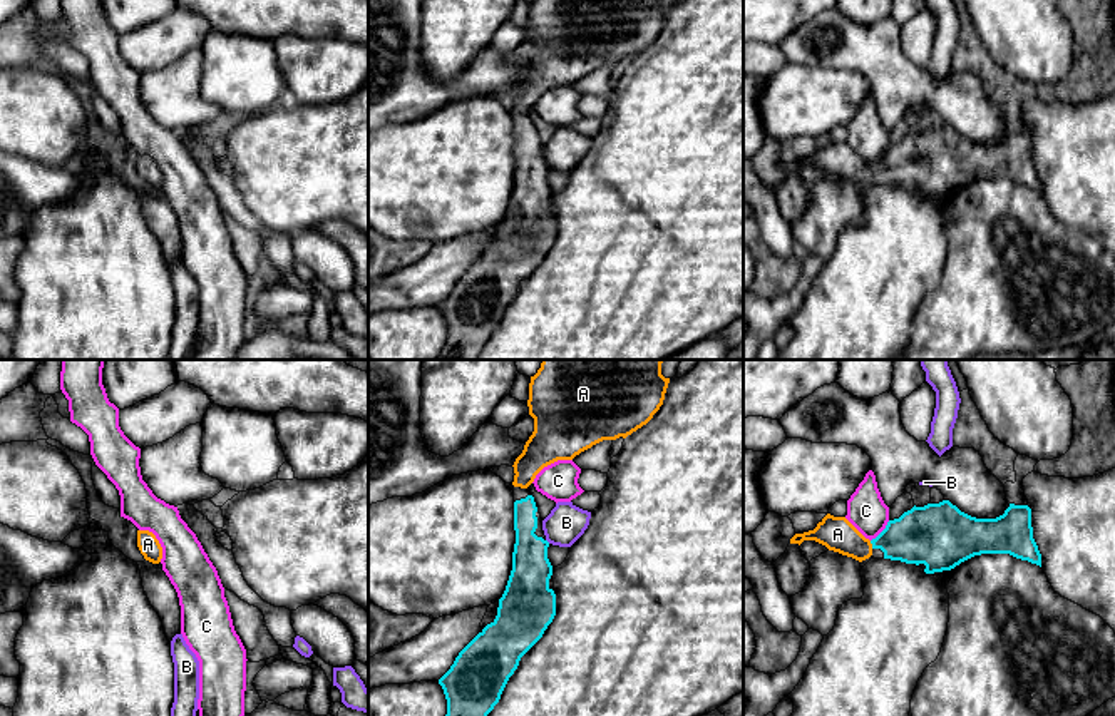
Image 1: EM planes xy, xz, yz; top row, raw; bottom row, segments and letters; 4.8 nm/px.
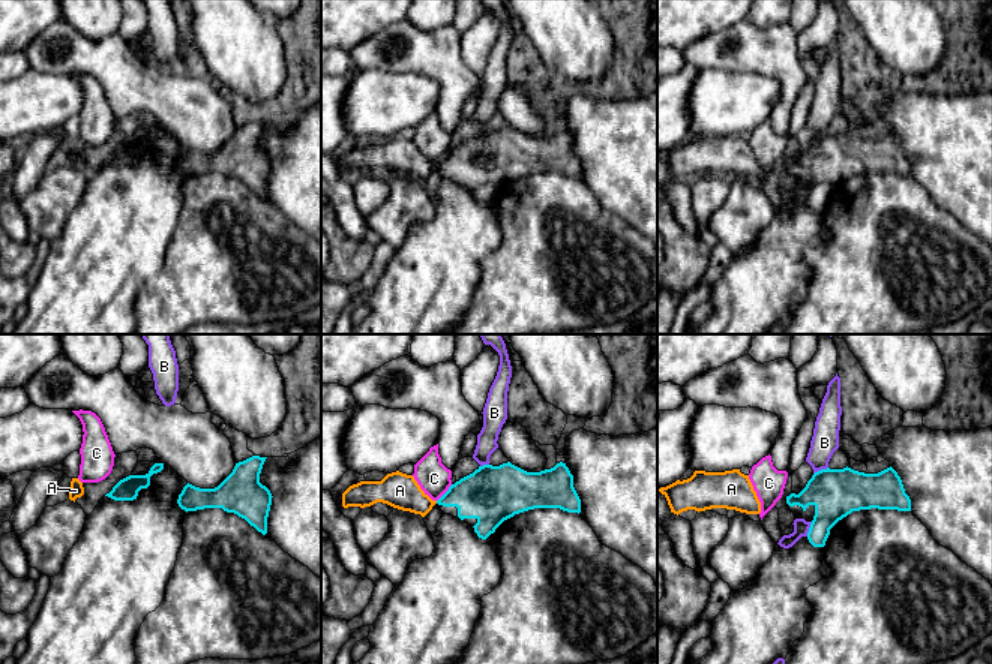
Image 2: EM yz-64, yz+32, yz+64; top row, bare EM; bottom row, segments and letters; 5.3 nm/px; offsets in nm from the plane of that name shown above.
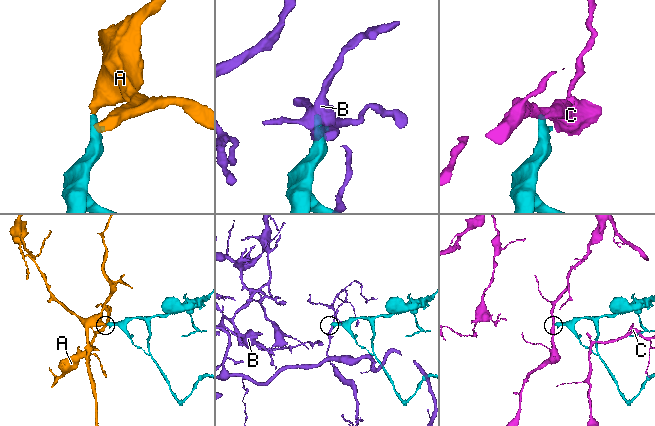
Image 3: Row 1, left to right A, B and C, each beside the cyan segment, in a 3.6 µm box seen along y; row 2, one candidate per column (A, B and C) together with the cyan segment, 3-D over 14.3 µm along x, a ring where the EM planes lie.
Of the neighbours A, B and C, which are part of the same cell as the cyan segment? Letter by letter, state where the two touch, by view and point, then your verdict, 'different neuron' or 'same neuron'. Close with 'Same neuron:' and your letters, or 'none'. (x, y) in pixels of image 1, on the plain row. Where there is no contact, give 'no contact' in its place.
A: yz (871, 168) | same neuron
B: no contact | different neuron
C: yz (883, 156) | different neuron
Same neuron: A

